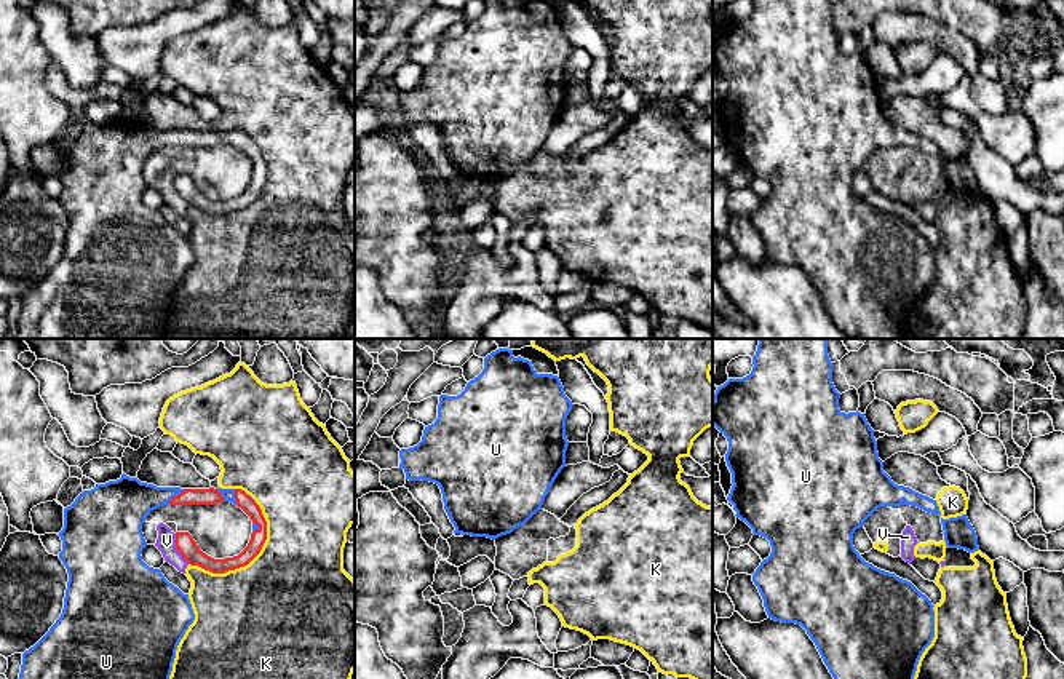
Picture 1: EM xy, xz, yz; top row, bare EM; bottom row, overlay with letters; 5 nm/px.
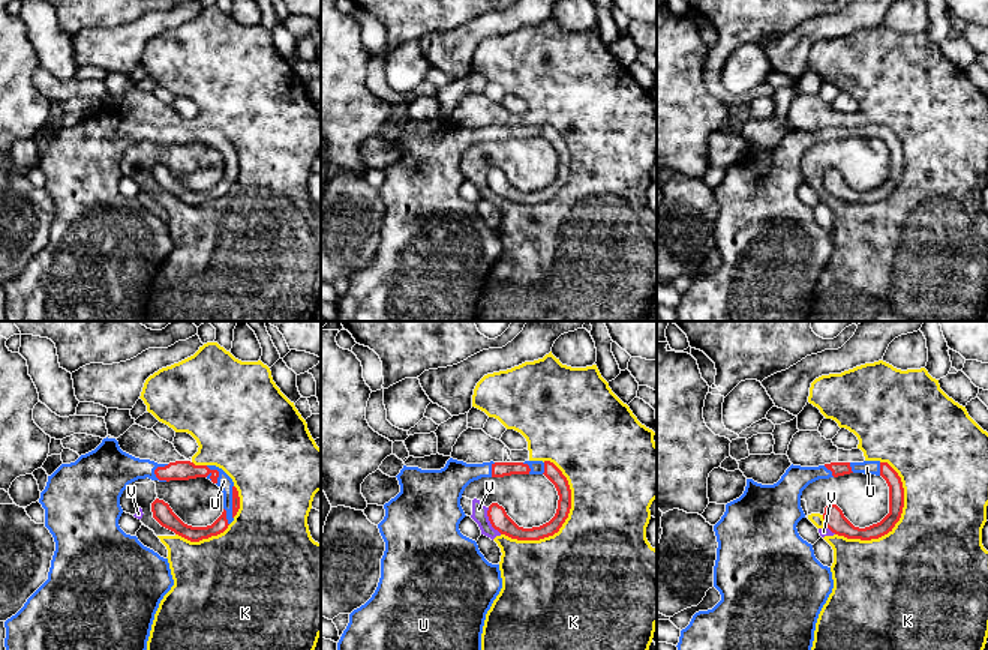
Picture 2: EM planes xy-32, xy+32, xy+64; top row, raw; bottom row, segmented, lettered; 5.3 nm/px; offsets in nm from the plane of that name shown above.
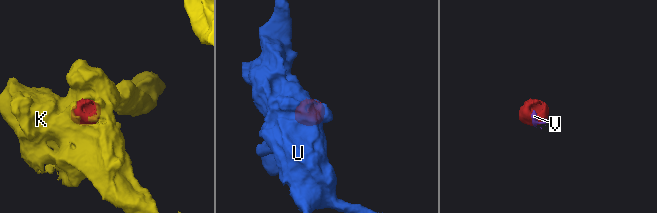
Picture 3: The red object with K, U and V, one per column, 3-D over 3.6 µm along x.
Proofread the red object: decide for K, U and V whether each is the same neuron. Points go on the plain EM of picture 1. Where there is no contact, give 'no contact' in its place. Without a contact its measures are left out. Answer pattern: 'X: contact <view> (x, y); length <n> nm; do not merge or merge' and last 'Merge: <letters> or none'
K: contact xy (246, 206); length 460 nm; do not merge
U: contact xy (176, 138); length 120 nm; merge
V: contact xy (176, 189); length 170 nm; do not merge
Merge: U

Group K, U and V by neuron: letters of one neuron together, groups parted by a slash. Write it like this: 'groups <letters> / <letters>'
groups K V / U

